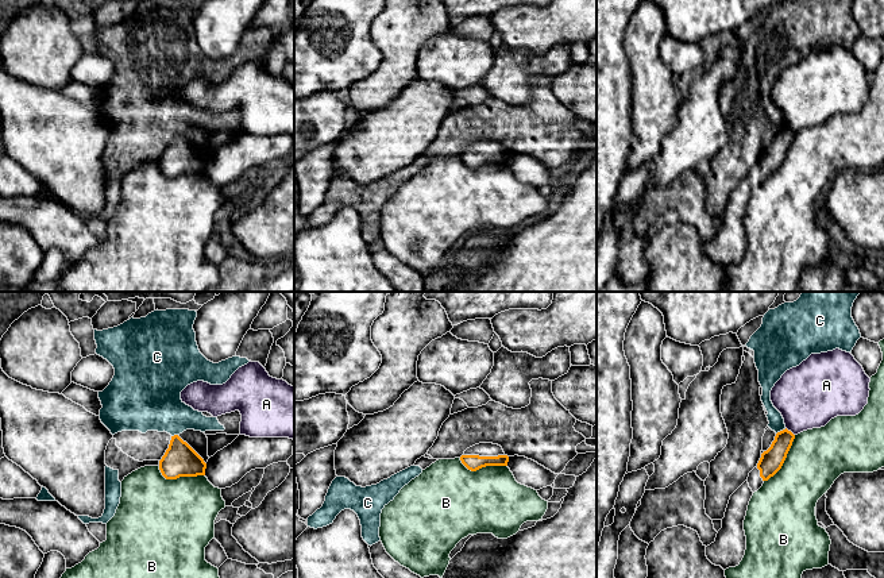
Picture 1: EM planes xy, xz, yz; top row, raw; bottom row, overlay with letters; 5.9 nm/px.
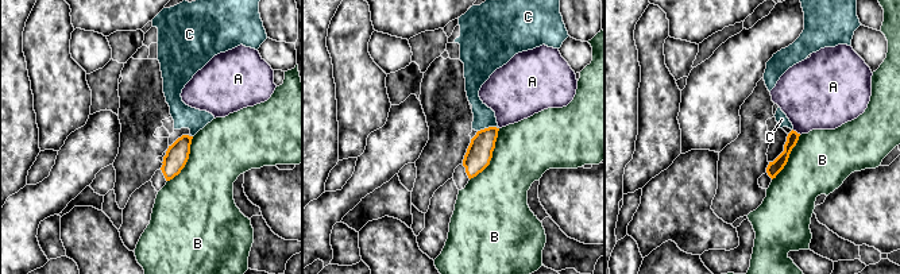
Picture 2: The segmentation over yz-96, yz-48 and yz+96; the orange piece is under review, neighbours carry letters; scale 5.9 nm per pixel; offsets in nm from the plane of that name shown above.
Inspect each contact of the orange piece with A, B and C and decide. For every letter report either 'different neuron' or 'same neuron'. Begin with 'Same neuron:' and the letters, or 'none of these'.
Same neuron: none of these
A: different neuron
B: different neuron
C: different neuron

